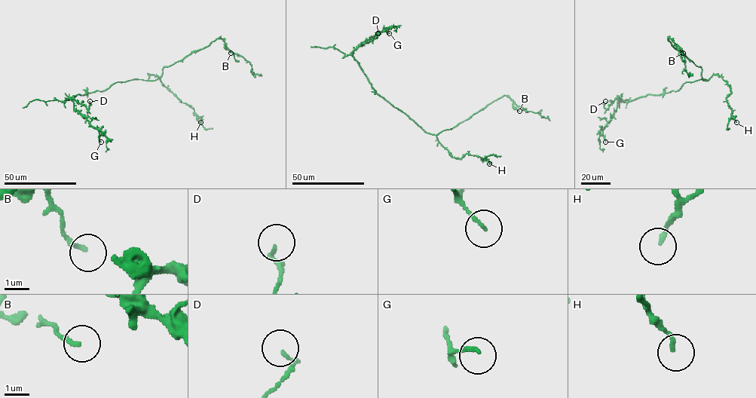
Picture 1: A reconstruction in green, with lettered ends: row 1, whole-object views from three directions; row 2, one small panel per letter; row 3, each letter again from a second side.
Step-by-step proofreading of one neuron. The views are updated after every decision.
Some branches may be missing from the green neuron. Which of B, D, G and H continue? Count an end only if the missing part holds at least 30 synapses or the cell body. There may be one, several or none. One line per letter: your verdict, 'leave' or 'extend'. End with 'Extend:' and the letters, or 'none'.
B: leave
D: leave
G: leave
H: leave
Extend: none

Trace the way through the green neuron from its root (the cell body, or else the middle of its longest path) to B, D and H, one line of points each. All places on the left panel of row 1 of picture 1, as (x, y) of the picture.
B: (129, 80), (157, 79), (164, 67), (182, 60), (216, 39), (221, 38), (225, 43), (224, 47), (231, 53)
D: (129, 80), (115, 82), (102, 91), (77, 95), (63, 102), (74, 99), (89, 108), (90, 101)
H: (129, 80), (148, 80), (151, 75), (157, 76), (182, 102), (193, 108), (201, 118), (200, 122)

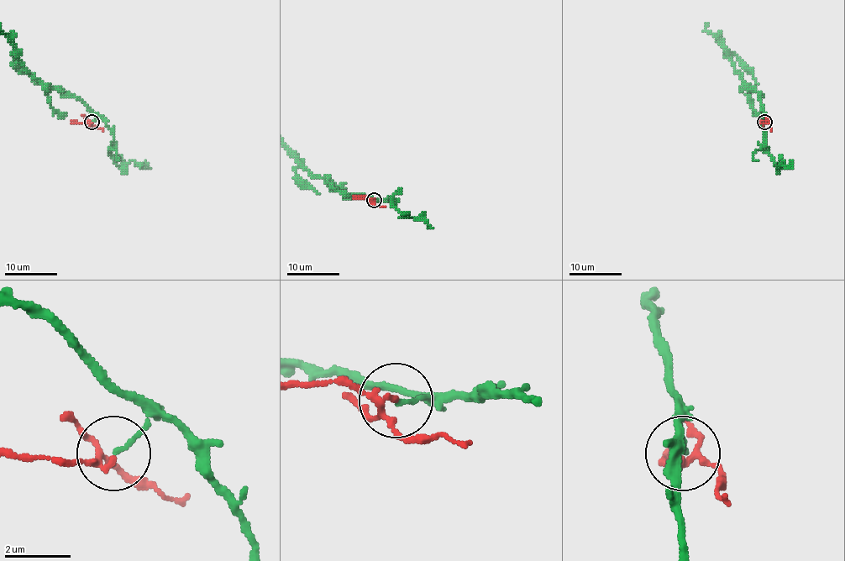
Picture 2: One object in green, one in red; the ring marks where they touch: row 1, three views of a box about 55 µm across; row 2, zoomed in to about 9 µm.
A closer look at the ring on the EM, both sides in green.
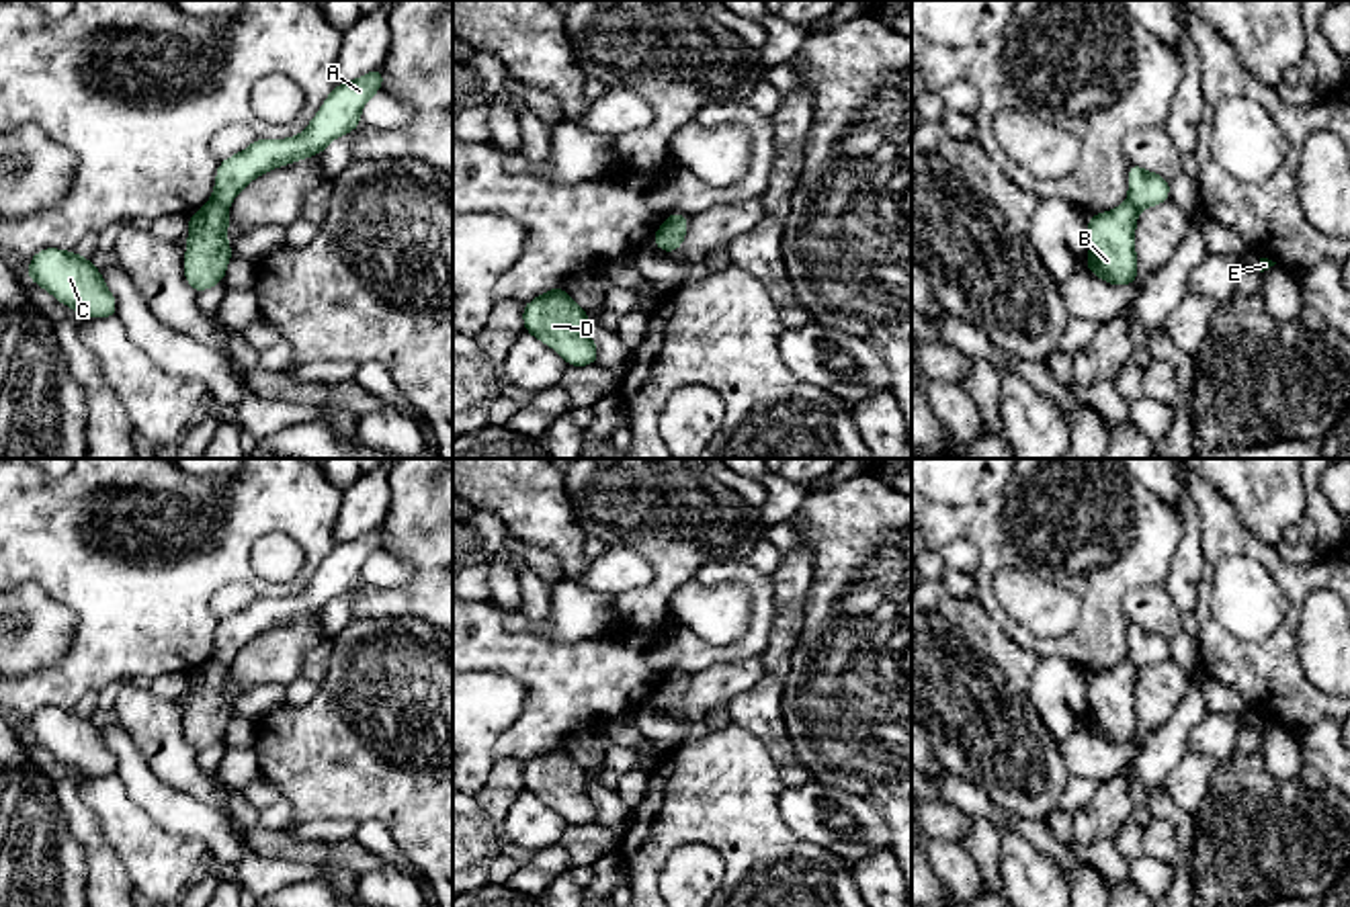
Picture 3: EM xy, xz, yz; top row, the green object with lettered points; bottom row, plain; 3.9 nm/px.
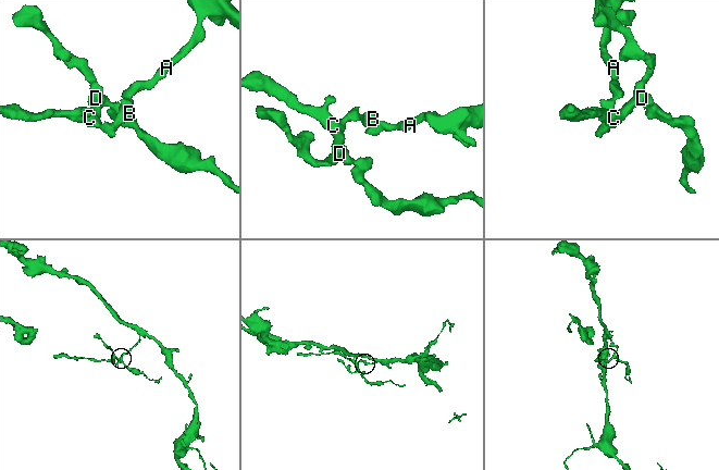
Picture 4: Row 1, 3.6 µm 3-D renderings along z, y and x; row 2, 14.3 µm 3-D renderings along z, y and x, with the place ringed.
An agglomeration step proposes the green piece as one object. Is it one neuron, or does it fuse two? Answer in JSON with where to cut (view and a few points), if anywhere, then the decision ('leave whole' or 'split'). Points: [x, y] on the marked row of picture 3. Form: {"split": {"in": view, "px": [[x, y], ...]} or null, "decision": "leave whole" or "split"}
{"split": {"in": "xy", "px": [[212, 199], [226, 207]]}, "decision": "split"}

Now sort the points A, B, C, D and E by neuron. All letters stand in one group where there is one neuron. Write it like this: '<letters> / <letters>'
A / B C D E

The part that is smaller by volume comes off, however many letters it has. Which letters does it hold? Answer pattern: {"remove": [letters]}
{"remove": ["B", "C", "D", "E"]}

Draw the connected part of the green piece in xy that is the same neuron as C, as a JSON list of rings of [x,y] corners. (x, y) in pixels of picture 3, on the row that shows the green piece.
[[[45,248],[27,266],[31,280],[86,317],[115,317],[117,301],[102,272],[76,252]]]

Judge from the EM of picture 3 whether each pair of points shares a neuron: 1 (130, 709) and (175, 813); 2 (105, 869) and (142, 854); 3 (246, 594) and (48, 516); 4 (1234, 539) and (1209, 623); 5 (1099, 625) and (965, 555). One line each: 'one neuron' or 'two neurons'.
1: two neurons
2: two neurons
3: two neurons
4: one neuron
5: two neurons

